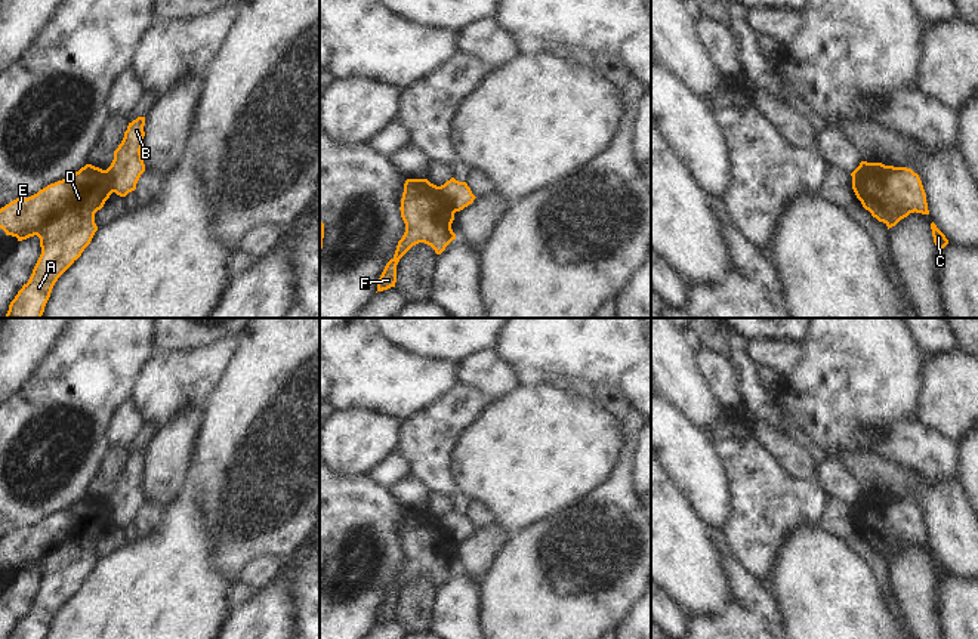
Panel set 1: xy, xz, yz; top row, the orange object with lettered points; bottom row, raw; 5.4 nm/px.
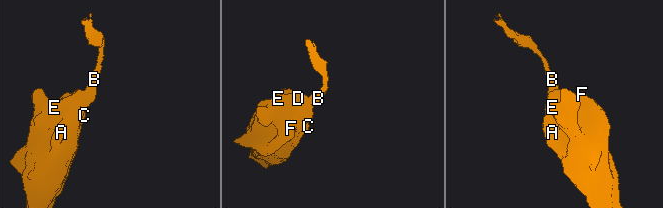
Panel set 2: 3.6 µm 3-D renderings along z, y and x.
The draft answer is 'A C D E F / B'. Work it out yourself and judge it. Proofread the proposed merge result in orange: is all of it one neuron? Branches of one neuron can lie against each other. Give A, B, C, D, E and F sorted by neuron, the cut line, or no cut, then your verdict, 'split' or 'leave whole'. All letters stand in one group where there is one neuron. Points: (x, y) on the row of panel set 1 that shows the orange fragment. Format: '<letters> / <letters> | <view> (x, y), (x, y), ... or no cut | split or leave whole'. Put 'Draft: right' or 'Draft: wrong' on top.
Draft: right
A C D E F / B | xz (438, 187), (444, 201), (454, 212) | split

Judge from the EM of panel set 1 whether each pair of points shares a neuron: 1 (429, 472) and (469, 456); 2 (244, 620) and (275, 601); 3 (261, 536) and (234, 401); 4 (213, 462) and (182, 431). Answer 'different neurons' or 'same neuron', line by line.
1: different neurons
2: same neuron
3: same neuron
4: different neurons

